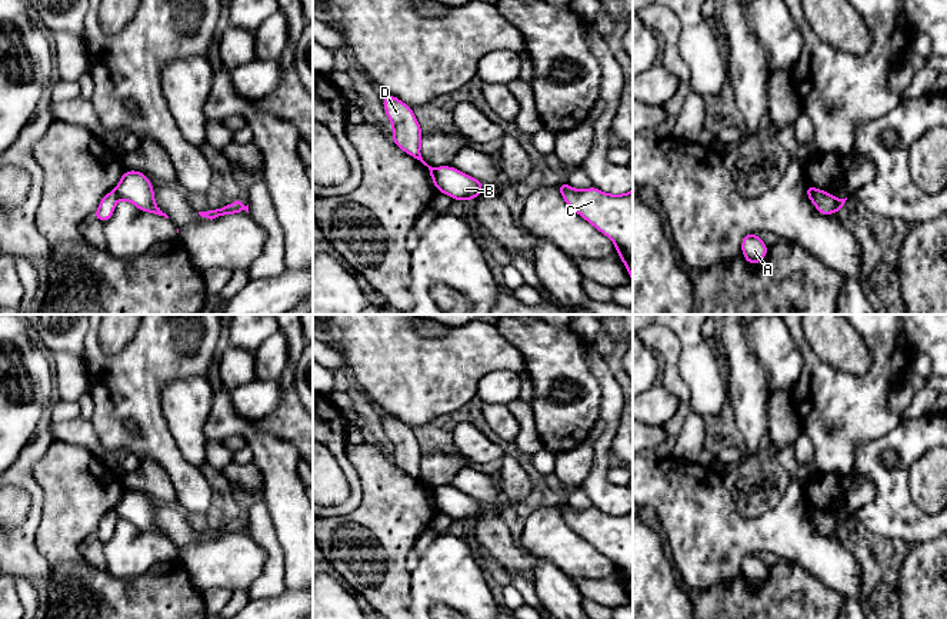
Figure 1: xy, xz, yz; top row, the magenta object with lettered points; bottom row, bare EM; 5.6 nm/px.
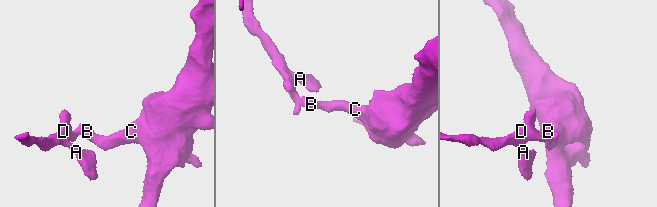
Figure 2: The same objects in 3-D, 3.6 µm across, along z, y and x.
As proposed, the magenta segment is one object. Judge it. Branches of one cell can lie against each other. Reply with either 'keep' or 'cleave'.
cleave

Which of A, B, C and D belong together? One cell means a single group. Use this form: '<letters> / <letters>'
A D / B C

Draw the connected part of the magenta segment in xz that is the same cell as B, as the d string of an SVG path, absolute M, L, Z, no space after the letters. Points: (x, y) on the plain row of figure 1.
M451 486L433 487L433 496L436 512L443 512L453 520L473 522L486 507L480 500Z

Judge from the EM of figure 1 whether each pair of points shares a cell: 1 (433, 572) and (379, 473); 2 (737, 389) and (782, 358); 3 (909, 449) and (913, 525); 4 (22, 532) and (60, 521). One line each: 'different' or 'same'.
1: different
2: different
3: same
4: different

